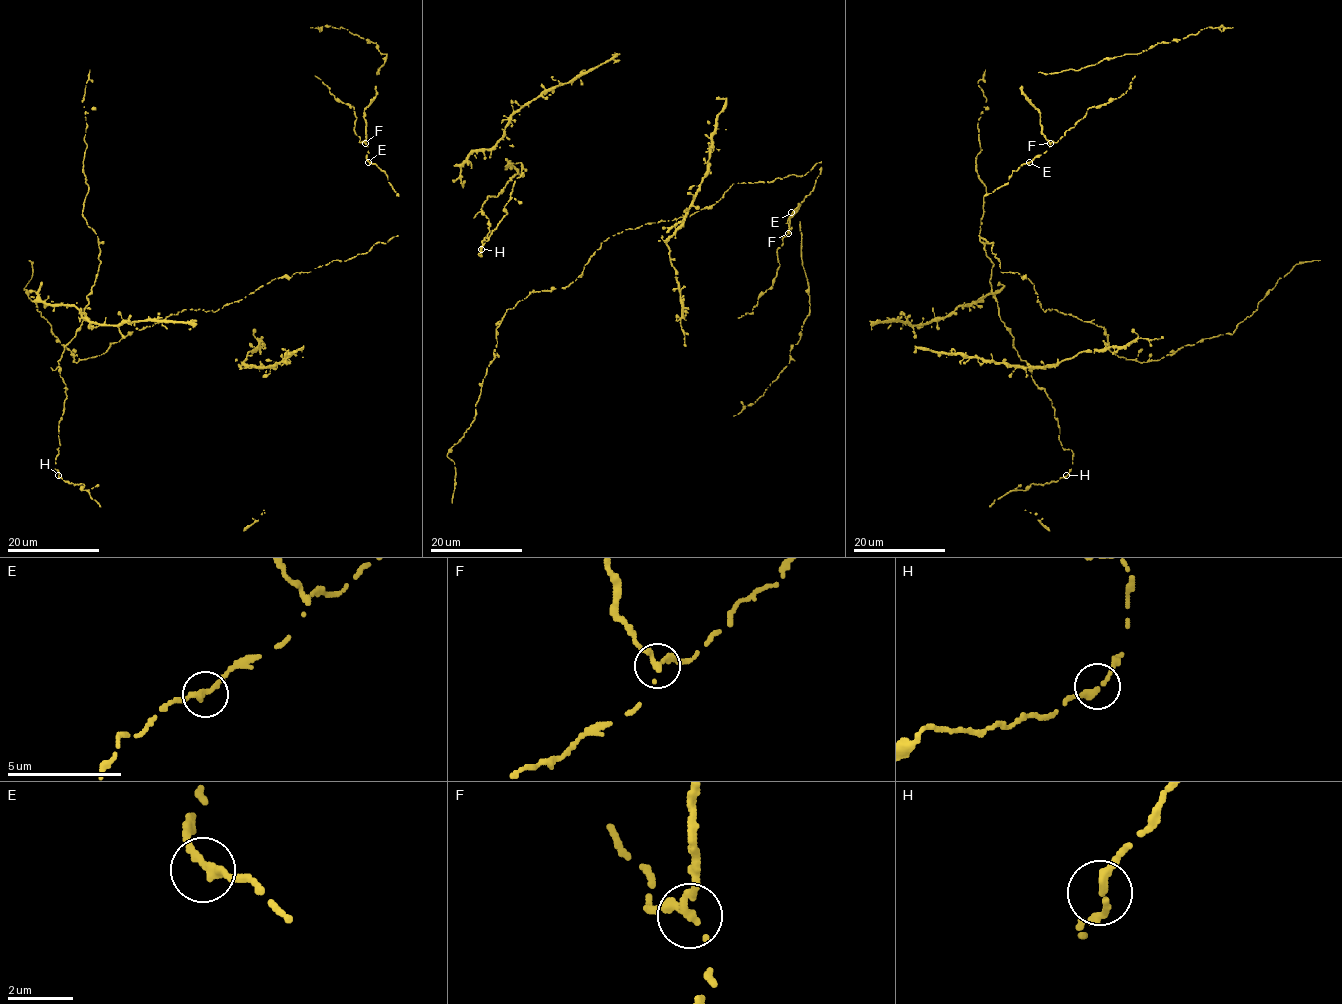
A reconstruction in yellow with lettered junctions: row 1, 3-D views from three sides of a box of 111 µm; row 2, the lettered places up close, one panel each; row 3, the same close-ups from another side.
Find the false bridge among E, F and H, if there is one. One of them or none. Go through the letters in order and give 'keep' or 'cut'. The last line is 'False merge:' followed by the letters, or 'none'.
E: keep
F: cut
H: keep
False merge: F

